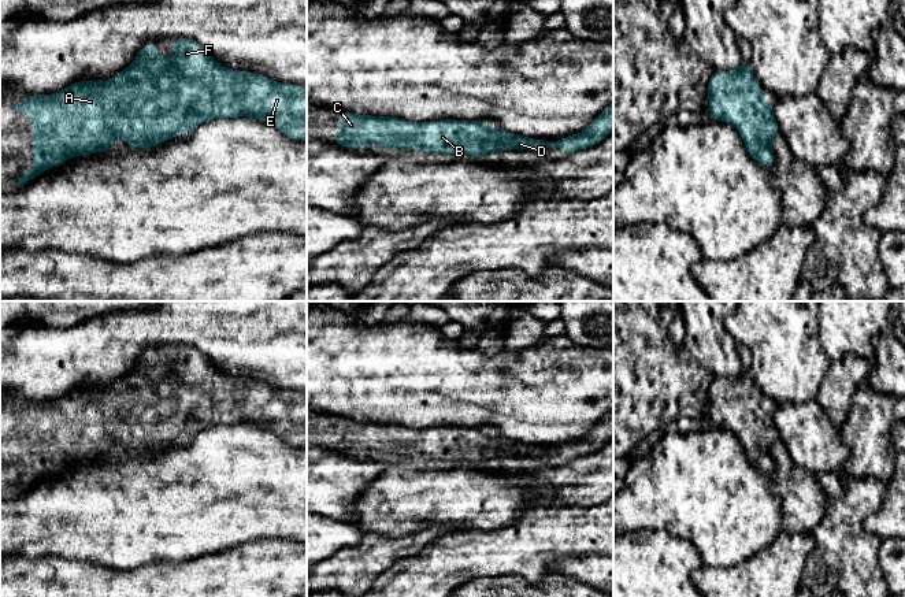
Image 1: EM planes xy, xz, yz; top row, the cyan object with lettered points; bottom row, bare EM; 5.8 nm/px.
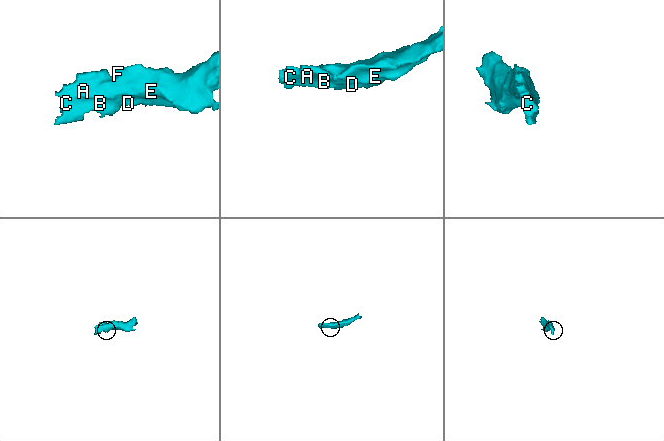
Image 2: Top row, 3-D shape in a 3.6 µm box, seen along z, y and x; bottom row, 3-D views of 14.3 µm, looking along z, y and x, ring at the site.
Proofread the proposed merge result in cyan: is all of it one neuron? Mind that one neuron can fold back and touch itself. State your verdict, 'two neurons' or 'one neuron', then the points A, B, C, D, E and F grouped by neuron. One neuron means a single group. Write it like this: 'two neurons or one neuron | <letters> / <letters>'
one neuron | A B C D E F

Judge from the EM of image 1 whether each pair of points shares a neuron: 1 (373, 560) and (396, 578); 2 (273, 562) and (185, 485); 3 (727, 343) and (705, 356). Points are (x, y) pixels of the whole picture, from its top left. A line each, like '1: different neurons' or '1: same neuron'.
1: different neurons
2: different neurons
3: same neuron

